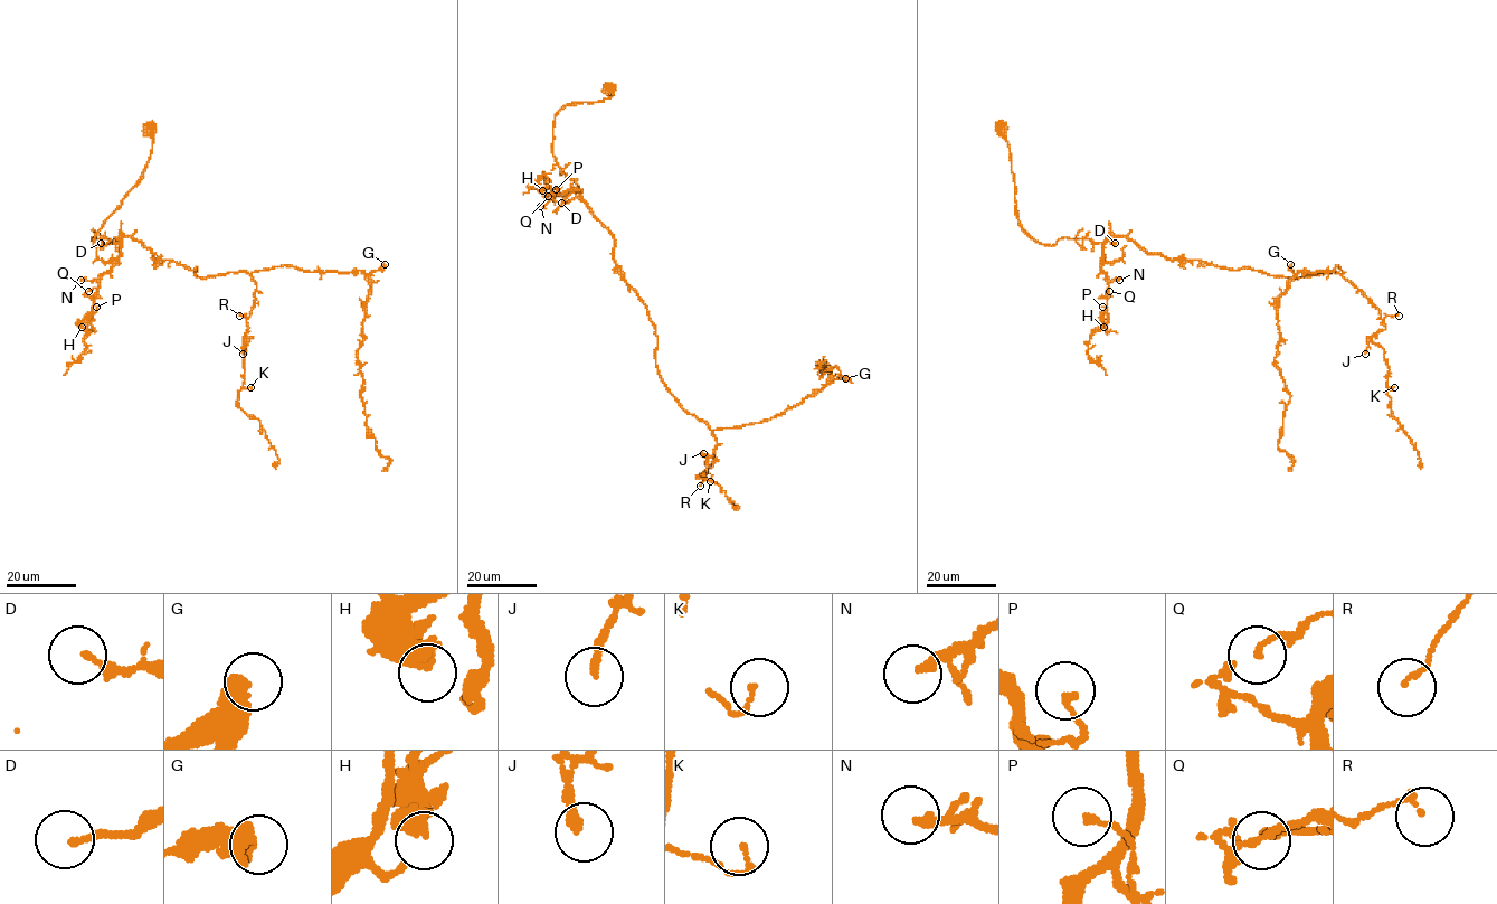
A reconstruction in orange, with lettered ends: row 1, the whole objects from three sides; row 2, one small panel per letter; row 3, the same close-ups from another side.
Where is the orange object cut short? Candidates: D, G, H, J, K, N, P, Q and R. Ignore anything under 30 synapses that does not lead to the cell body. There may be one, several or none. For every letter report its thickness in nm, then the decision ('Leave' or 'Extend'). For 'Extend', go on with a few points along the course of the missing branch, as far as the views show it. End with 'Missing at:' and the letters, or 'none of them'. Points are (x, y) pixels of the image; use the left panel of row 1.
D: Thickness 180 nm. Leave
G: Thickness 440 nm. Leave
H: Thickness 460 nm. Leave
J: Thickness 220 nm. Extend. Course of what is missing: (243, 354), (256, 389), (257, 406), (253, 405)
K: Thickness 130 nm. Leave
N: Thickness 240 nm. Leave
P: Thickness 150 nm. Leave
Q: Thickness 160 nm. Leave
R: Thickness 130 nm. Leave
Missing at: J

